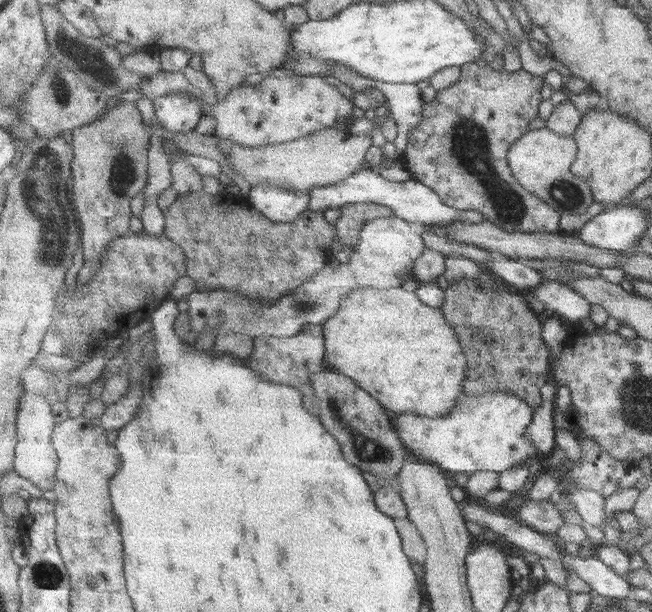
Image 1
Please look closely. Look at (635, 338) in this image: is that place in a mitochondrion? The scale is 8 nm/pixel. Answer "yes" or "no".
no

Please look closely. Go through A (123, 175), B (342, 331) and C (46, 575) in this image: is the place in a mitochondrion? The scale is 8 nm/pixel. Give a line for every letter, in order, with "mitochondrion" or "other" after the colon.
A: mitochondrion
B: other
C: mitochondrion

